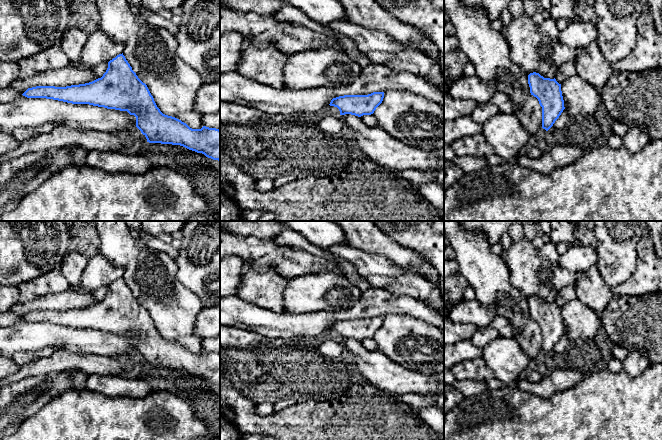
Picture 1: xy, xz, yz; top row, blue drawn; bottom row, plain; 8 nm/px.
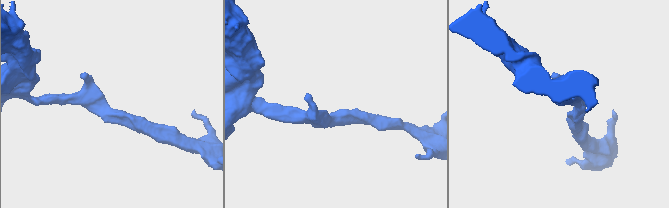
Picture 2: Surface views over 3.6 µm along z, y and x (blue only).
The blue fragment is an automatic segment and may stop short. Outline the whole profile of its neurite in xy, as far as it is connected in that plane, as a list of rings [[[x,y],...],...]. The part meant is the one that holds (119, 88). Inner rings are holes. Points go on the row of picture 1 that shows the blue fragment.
[[[123,53],[110,60],[103,76],[92,82],[66,87],[36,86],[22,95],[127,111],[136,117],[136,127],[147,142],[180,145],[220,161],[220,130],[206,126],[192,129],[163,114]]]

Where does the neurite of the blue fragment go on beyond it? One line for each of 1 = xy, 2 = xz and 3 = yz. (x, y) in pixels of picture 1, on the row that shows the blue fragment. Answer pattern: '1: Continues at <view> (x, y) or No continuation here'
1: No continuation here
2: No continuation here
3: No continuation here

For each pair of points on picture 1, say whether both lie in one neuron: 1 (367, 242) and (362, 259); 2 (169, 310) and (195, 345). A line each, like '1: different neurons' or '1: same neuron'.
1: different neurons
2: same neuron

